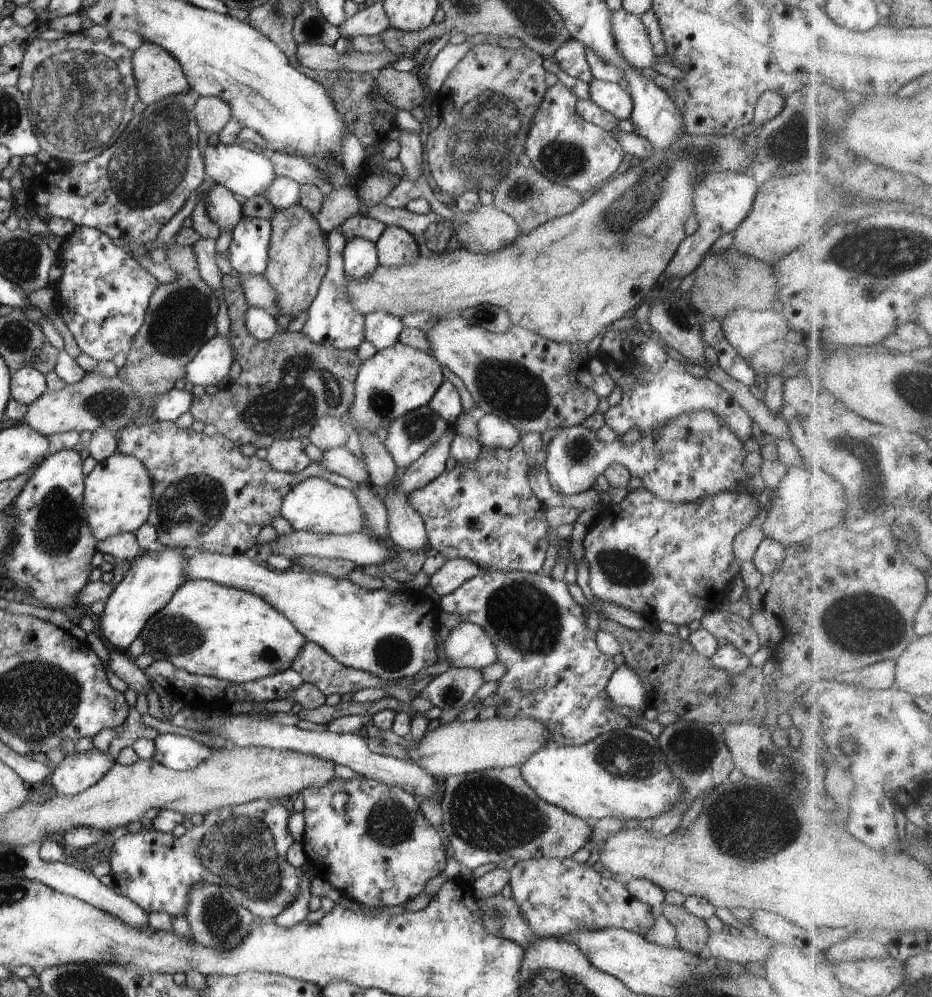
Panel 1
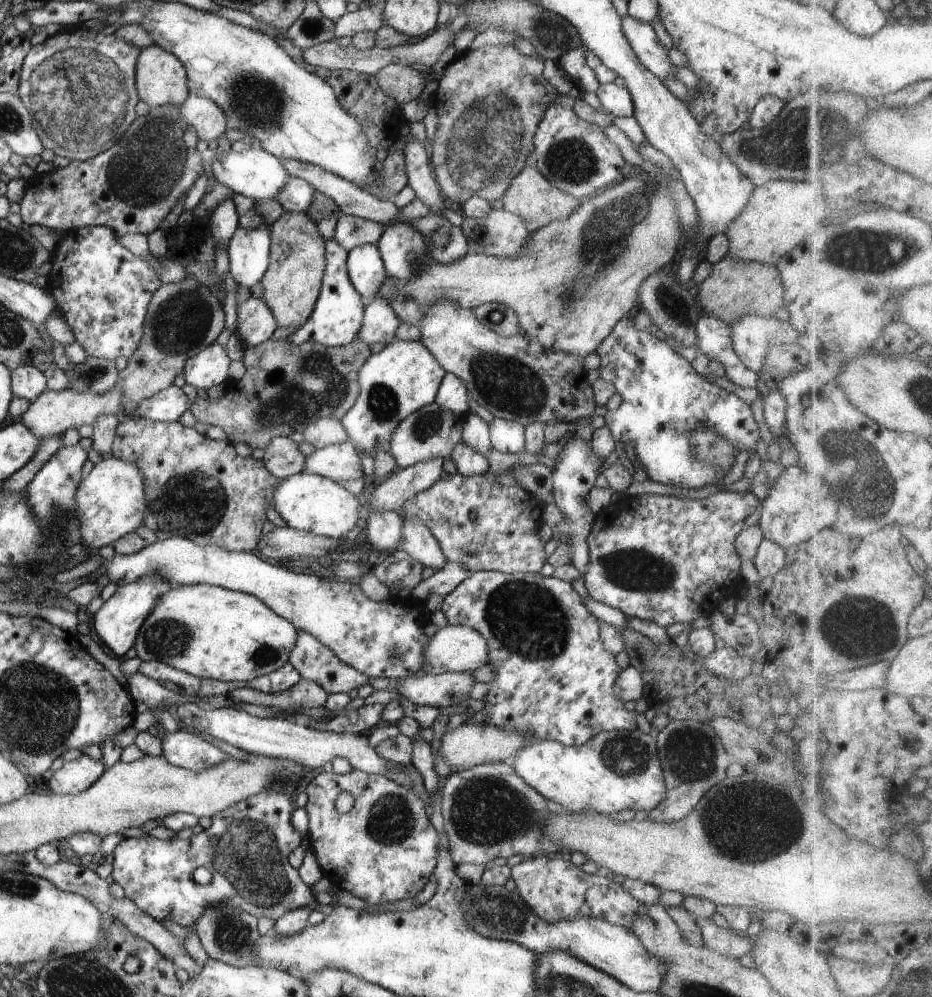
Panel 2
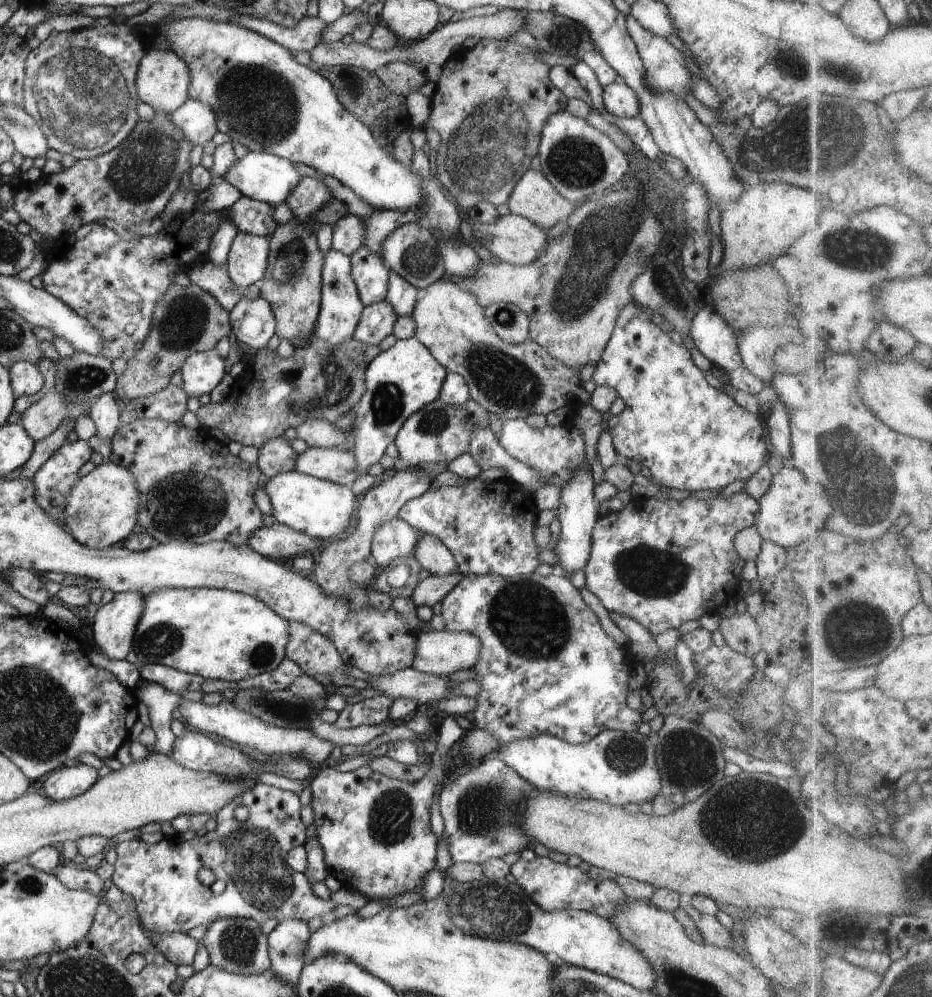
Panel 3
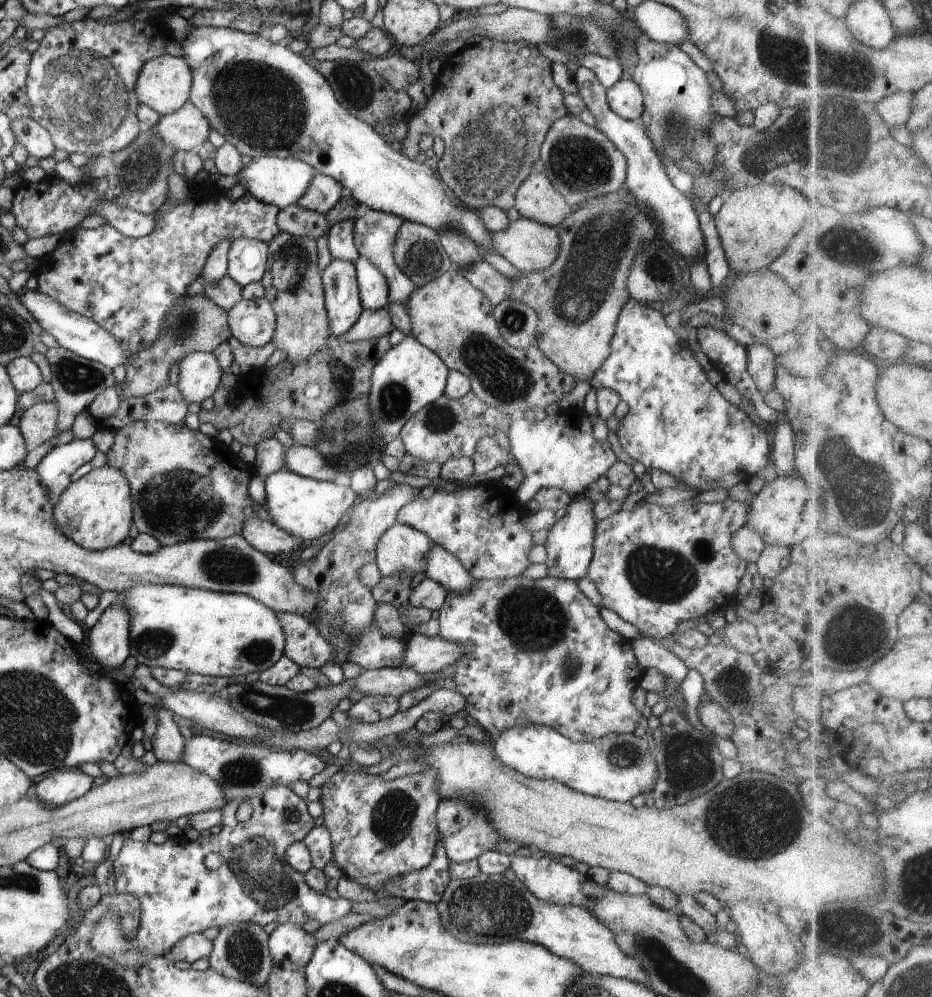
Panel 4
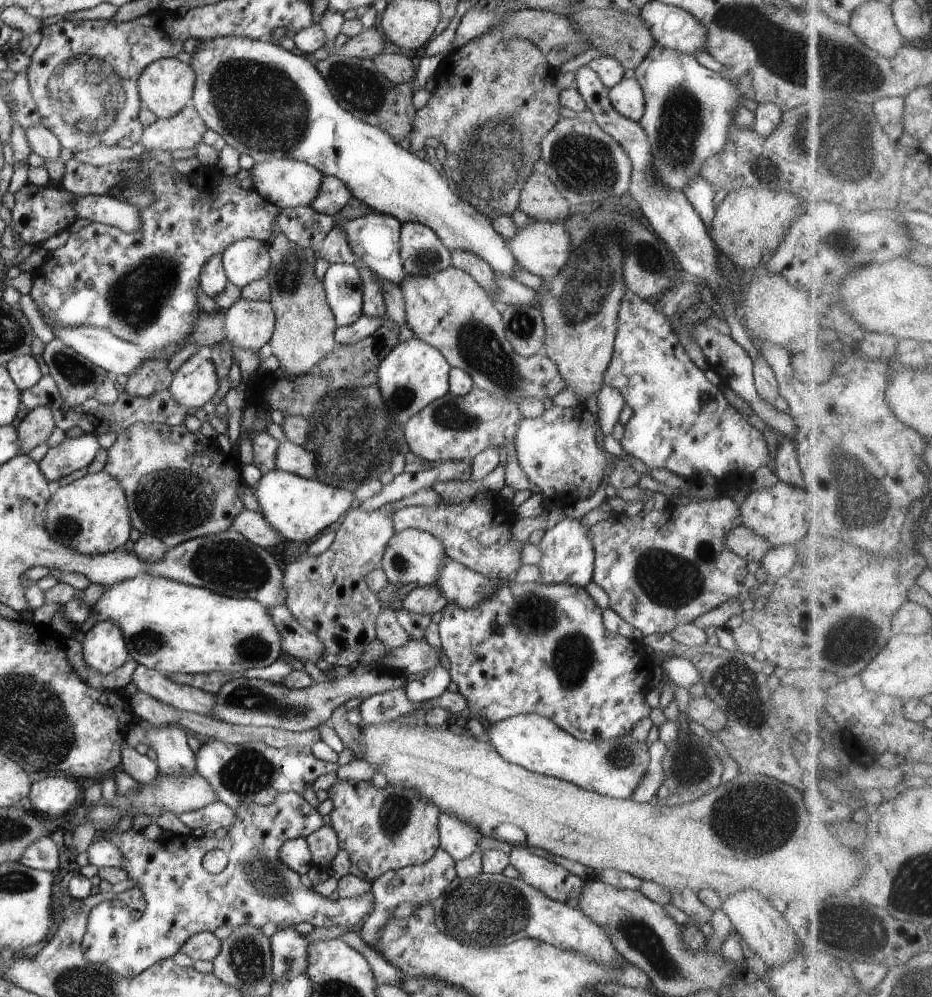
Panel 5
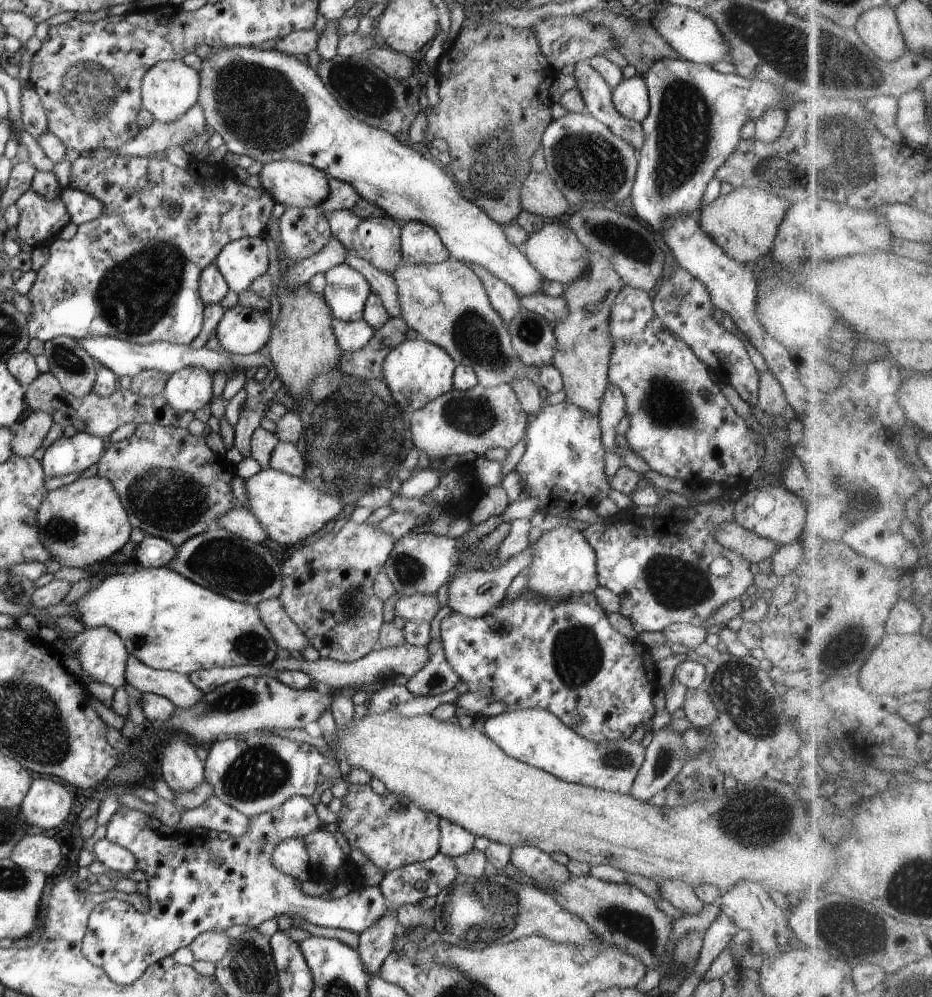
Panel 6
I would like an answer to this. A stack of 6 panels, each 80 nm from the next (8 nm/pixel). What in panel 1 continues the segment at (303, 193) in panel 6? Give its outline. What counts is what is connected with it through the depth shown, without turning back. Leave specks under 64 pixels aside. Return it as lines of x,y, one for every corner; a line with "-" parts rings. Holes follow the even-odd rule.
207,143
201,152
206,176
210,176
216,185
222,185
233,192
241,201
253,196
262,195
264,190
271,187
274,177
277,177
274,165
264,154
247,149
244,145

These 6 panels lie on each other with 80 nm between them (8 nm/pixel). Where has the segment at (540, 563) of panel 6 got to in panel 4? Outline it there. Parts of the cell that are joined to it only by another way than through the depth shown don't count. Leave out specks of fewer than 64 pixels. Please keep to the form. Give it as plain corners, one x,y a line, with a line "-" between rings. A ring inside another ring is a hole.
584,495
571,496
571,502
566,506
567,513
555,522
548,533
548,541
544,548
547,550
546,566
548,575
564,577
576,581
587,576
588,567
593,557
594,531
597,523
594,518
594,503

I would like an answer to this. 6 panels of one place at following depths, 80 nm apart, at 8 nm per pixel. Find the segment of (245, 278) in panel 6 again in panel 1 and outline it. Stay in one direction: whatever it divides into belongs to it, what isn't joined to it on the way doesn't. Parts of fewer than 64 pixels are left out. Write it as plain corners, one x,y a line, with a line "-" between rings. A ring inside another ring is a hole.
242,217
232,229
226,258
235,272
263,275
268,262
271,219

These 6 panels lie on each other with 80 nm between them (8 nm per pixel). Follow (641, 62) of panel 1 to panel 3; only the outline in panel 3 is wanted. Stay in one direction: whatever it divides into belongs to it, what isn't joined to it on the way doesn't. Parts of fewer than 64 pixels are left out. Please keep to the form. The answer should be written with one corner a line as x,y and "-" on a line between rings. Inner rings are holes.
626,15
625,25
645,66
647,85
653,91
666,91
667,94
674,95
678,99
682,98
682,100
688,93
692,93
690,76
693,73
686,66
680,51
672,46
666,37
653,35
652,32
647,31
632,15

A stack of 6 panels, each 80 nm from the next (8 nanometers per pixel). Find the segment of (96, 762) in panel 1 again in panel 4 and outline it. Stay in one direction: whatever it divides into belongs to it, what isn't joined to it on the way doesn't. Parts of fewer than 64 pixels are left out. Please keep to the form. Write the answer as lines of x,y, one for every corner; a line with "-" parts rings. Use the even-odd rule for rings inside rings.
58,769
38,783
37,799
44,804
62,806
80,798
94,786
94,777
78,769

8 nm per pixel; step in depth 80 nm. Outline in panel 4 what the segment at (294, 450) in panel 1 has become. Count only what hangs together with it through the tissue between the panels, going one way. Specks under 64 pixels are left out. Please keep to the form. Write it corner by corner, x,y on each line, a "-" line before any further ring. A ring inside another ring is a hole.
275,436
261,440
255,448
257,455
253,466
256,474
264,479
272,473
284,470
287,447

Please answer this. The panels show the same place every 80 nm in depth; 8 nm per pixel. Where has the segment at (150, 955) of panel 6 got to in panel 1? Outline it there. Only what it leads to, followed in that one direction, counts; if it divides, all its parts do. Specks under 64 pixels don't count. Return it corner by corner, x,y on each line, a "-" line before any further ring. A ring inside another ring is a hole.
260,799
249,803
222,807
204,815
202,824
176,837
154,828
142,829
139,833
127,832
116,839
107,855
113,876
113,888
123,897
129,898
146,912
167,912
169,915
184,915
188,908
191,888
200,881
219,884
227,888
239,905
264,921
275,919
299,895
298,869
286,858
290,845
295,841
287,824
290,810
276,801

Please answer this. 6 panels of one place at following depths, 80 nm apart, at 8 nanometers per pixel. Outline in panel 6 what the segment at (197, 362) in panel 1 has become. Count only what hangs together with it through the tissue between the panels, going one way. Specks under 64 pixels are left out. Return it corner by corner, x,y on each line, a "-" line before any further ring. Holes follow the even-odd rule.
184,367
170,375
162,394
176,412
195,412
207,408
212,398
213,376
198,367

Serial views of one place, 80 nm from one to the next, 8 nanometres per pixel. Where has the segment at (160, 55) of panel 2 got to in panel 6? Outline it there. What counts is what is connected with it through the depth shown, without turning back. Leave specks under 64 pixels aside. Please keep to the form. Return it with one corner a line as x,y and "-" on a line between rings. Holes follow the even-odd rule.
160,61
146,71
141,80
141,105
156,121
169,123
188,112
198,102
198,72
184,61

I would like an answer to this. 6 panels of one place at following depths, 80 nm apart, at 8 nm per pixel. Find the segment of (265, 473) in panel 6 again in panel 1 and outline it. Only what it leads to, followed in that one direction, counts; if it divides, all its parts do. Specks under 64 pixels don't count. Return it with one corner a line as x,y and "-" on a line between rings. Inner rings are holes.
308,477
300,484
294,485
286,493
281,506
281,516
284,517
295,531
311,533
328,533
347,535
364,530
363,510
358,499
350,489
332,484
329,480
320,477

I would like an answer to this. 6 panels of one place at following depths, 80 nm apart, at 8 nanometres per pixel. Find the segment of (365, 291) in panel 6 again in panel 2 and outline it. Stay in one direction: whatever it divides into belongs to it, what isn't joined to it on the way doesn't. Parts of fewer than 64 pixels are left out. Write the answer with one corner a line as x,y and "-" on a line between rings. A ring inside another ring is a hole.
328,239
325,241
325,273
323,274
319,297
308,320
294,334
286,338
286,340
290,339
294,344
312,341
327,347
346,346
359,336
363,325
363,310
365,309
366,303
349,279
347,271
347,250
336,239

